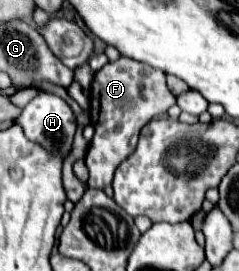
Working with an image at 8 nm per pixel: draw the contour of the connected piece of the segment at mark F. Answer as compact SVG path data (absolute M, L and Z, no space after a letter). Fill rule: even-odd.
M121 56L117 62L109 62L99 70L91 84L89 94L89 116L95 128L93 140L85 154L85 164L89 168L89 188L103 190L113 182L117 166L129 158L137 146L139 130L153 118L167 114L175 104L175 96L169 92L165 82L165 72L137 62L133 58Z

